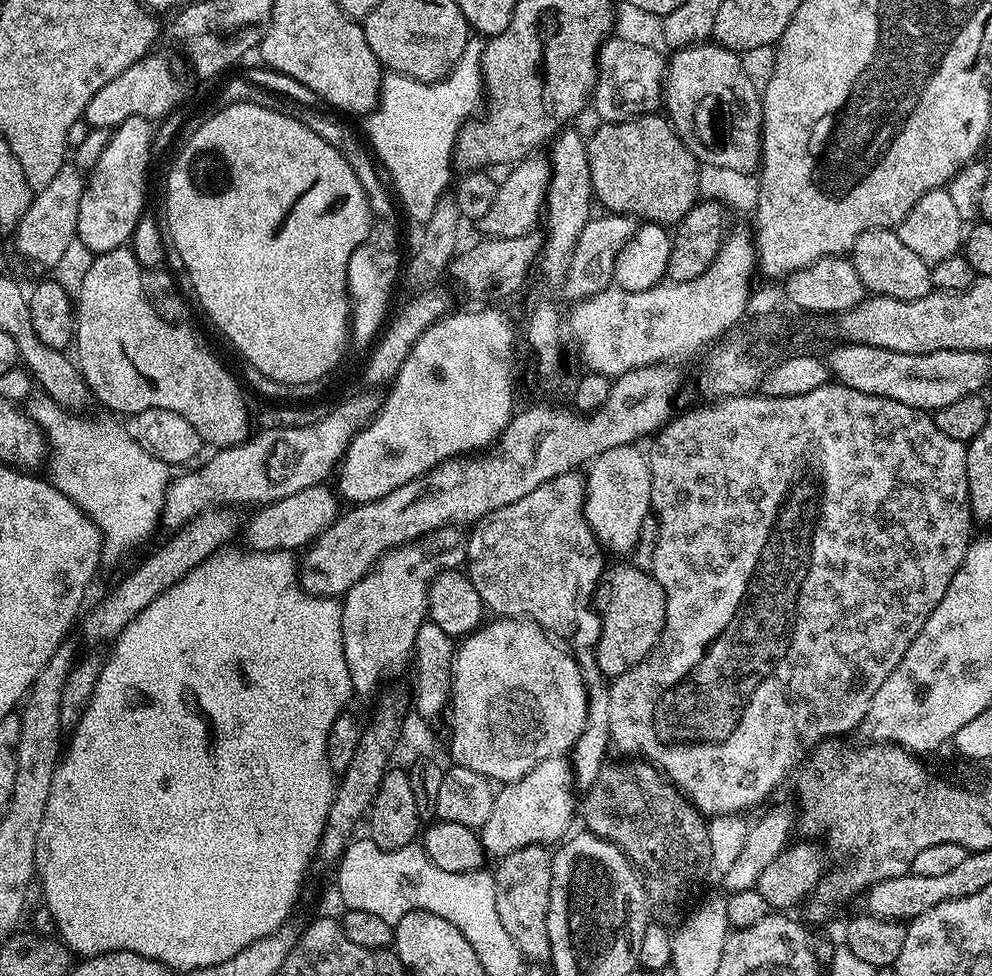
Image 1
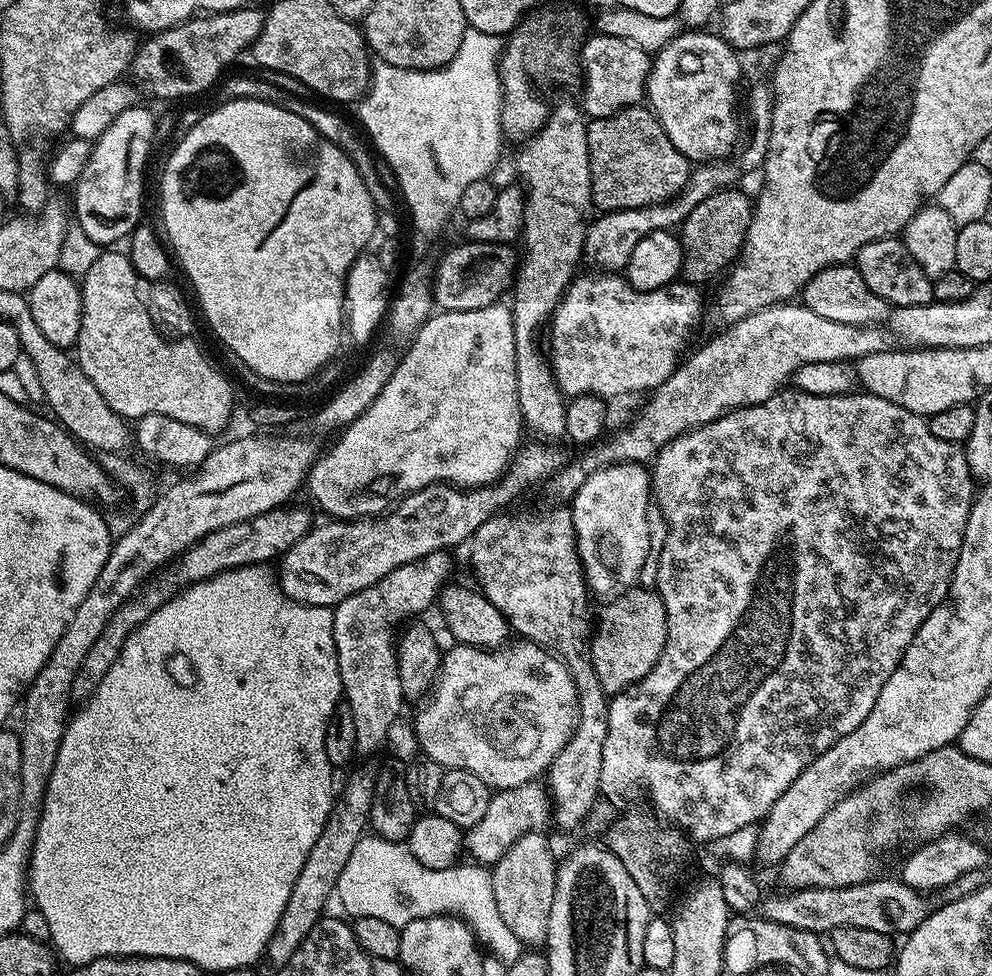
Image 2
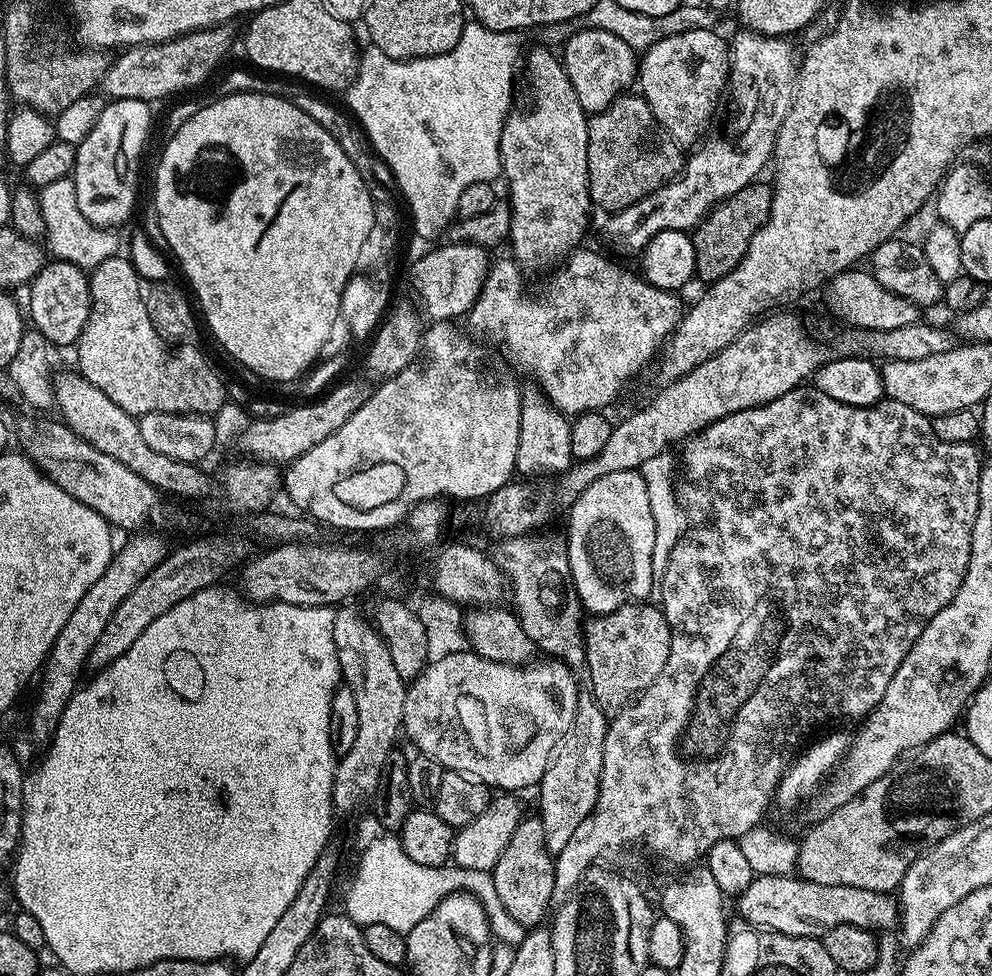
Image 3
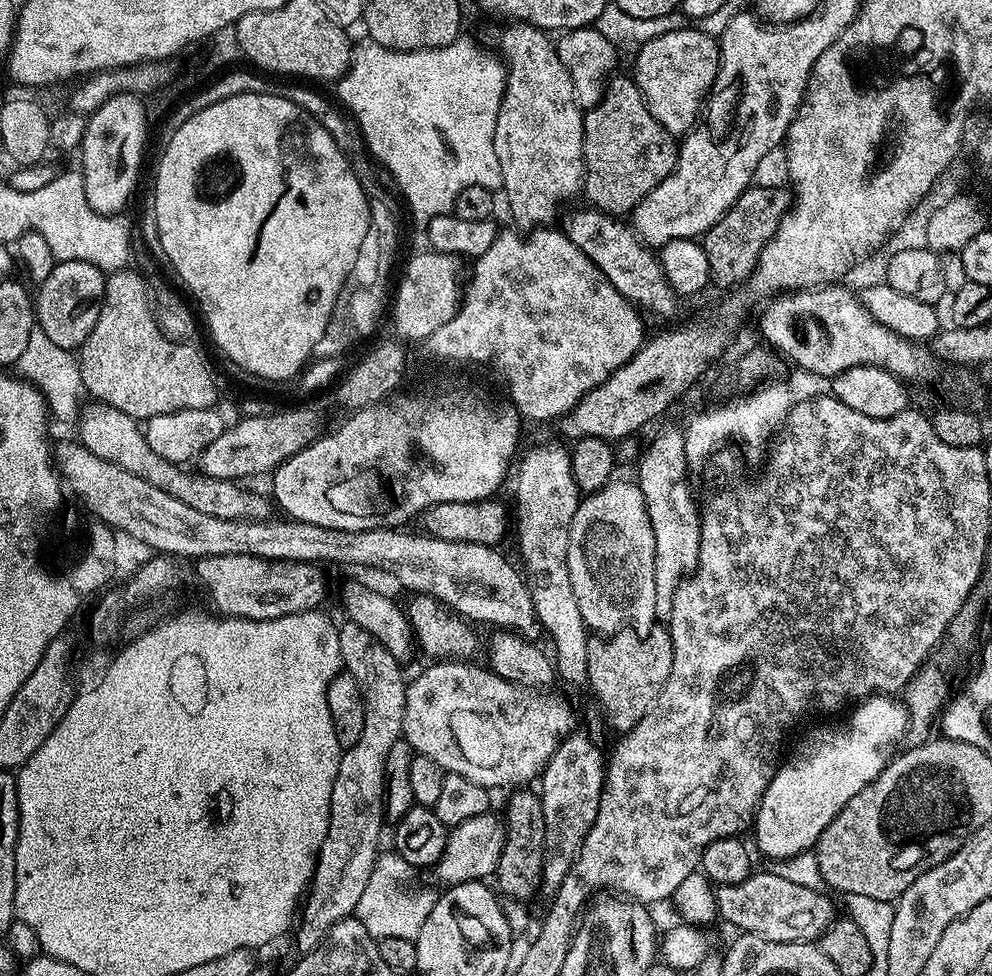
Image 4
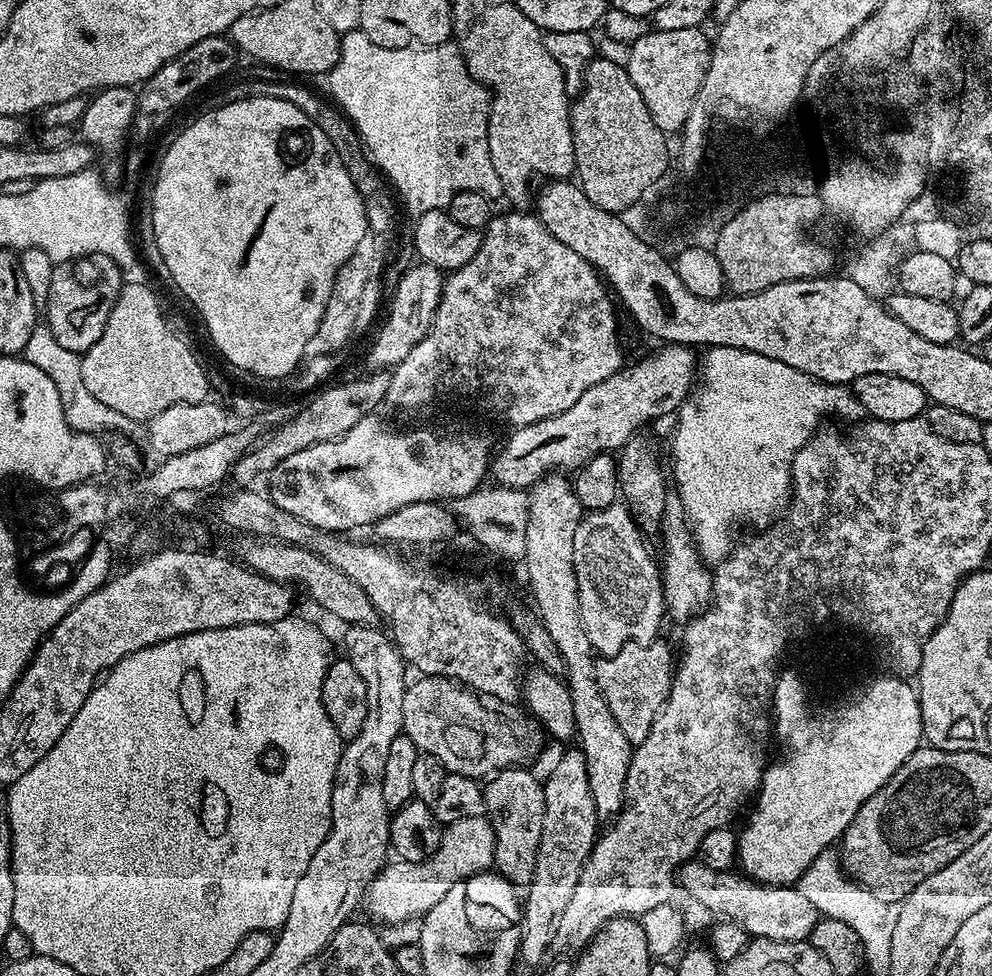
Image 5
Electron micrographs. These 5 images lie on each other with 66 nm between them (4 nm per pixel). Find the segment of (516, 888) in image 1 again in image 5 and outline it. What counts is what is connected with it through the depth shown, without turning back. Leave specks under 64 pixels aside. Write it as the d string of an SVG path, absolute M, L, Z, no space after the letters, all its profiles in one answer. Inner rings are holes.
M524 766L503 768L483 785L484 811L492 822L496 843L495 871L517 886L527 886L534 878L534 862L538 862L538 842L542 842L542 826L546 814L541 777L536 777L526 769Z

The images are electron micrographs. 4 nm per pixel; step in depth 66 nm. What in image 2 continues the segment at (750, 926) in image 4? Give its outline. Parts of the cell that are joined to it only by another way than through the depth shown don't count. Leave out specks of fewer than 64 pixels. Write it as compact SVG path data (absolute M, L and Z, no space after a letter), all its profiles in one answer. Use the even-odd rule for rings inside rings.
M877 878L874 880L867 880L861 884L851 884L845 888L797 888L795 890L780 890L777 896L765 895L762 900L762 908L764 904L764 912L762 912L763 919L769 920L770 922L778 922L782 926L790 926L791 928L797 928L798 930L806 930L807 932L814 932L817 934L830 934L836 928L861 928L862 930L878 930L878 934L886 934L890 937L895 937L896 932L901 932L901 934L907 934L913 932L919 924L922 923L926 917L934 911L934 904L931 904L929 897L925 893L920 892L916 888L912 888L910 885L904 883L903 880L899 878L893 878L893 880L883 880L883 878Z

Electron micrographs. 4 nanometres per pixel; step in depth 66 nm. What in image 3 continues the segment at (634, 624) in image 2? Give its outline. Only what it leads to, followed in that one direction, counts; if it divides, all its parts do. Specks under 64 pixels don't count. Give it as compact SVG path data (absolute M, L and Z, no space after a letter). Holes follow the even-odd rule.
M652 602L627 604L605 616L592 616L584 625L584 663L588 684L596 705L606 714L621 712L637 696L645 692L662 674L666 658L670 658L672 631L664 617L663 607Z

